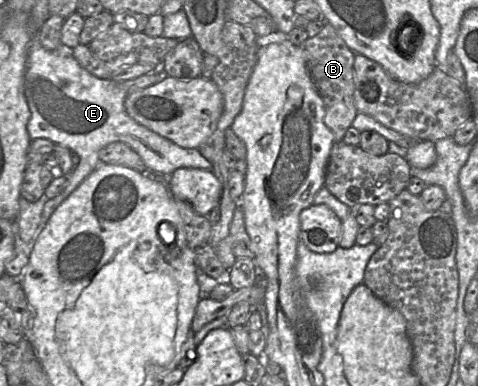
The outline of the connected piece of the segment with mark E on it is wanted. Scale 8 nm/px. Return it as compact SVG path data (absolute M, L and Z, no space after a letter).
M33 39L27 55L24 95L31 112L27 124L31 140L49 139L80 157L79 165L66 176L69 183L65 189L45 202L36 236L61 203L100 165L100 150L113 142L121 141L129 145L141 157L147 169L155 174L170 176L179 168L212 170L212 163L197 148L180 147L132 119L124 106L128 92L120 87L119 82L101 79L88 72L73 57L71 50L59 47L50 51Z

